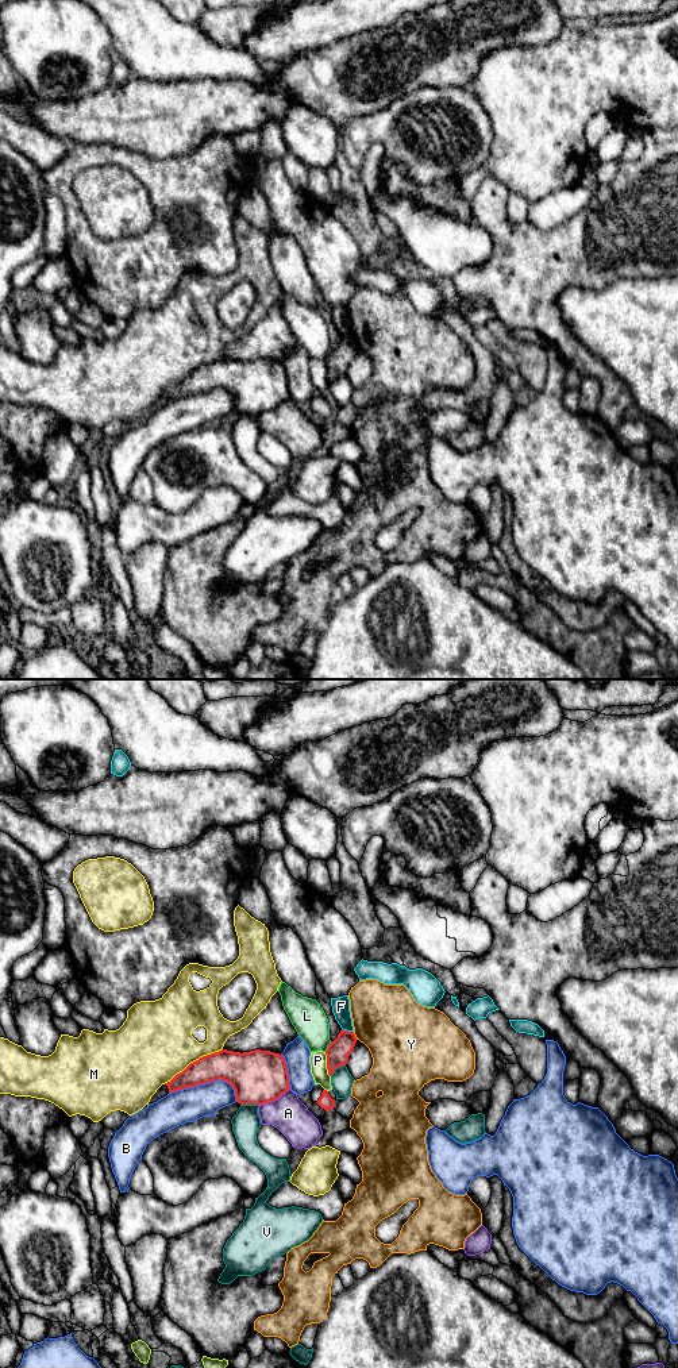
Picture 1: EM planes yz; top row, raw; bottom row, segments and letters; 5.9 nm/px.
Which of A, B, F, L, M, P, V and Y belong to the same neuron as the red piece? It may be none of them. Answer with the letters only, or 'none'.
none

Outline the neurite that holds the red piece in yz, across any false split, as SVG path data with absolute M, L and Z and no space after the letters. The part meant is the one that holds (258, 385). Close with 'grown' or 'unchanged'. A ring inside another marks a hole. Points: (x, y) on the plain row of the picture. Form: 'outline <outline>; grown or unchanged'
outline M221 358L203 365L165 393L174 401L219 388L234 396L240 413L265 413L290 397L284 365L261 358L243 362Z; unchanged

